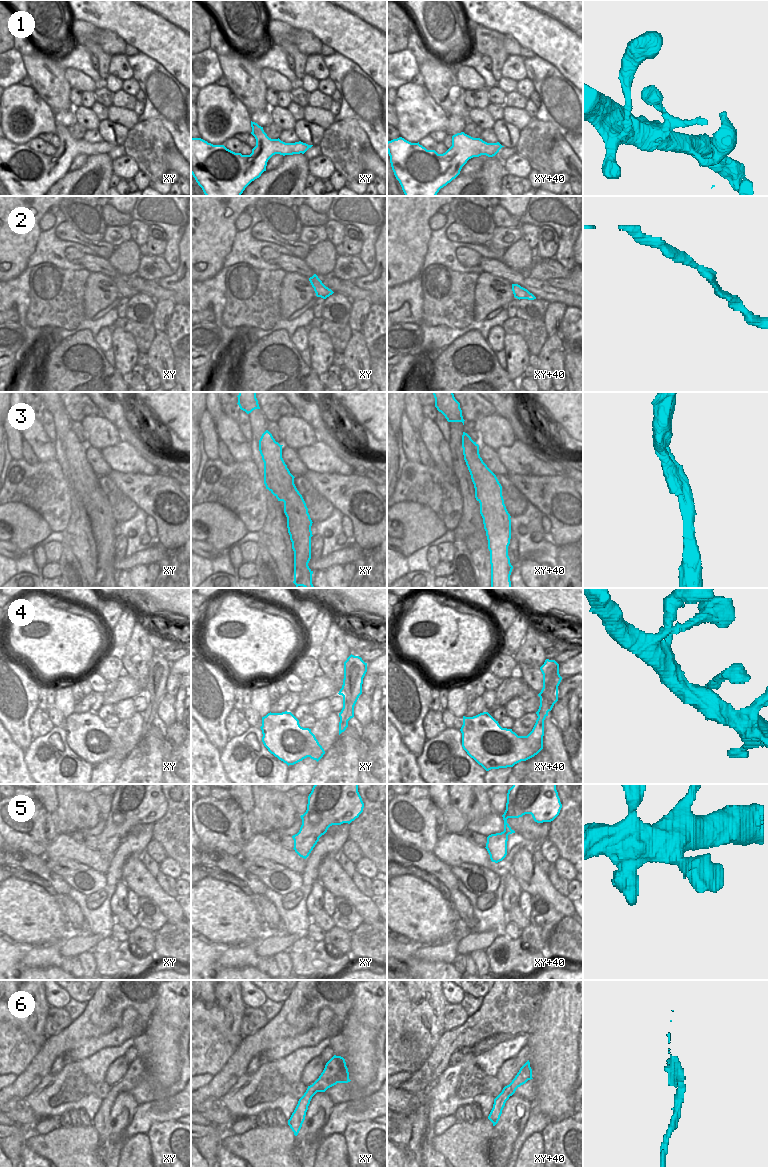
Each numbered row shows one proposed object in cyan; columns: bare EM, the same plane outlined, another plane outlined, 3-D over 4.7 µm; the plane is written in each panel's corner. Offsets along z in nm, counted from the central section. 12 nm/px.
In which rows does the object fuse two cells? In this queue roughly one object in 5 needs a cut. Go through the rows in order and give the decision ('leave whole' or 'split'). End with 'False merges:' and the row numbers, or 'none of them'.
1: leave whole
2: leave whole
3: split
4: leave whole
5: leave whole
6: leave whole
False merges: 3

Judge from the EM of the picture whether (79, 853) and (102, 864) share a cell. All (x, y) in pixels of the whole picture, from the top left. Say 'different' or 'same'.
same

